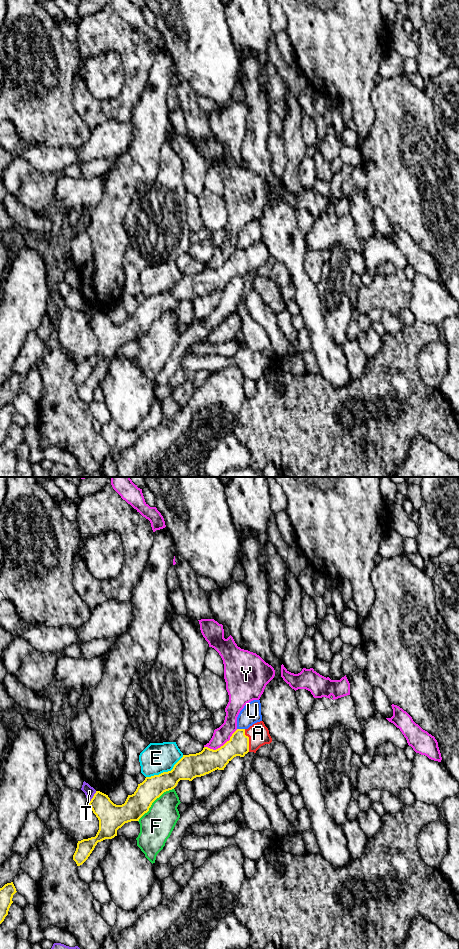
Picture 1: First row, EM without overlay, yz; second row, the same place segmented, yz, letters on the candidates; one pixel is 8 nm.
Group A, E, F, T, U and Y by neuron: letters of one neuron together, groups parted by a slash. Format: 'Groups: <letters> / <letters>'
Groups: A / E / F / T / U / Y

